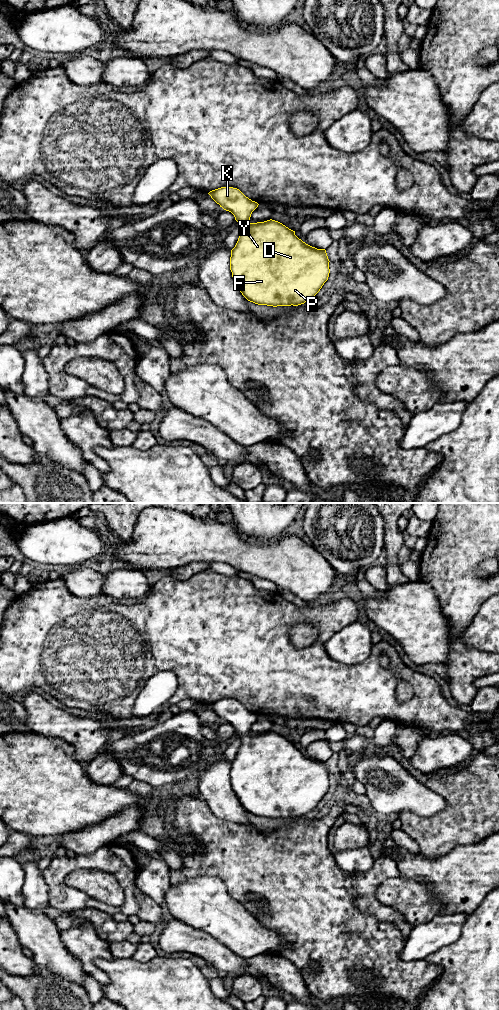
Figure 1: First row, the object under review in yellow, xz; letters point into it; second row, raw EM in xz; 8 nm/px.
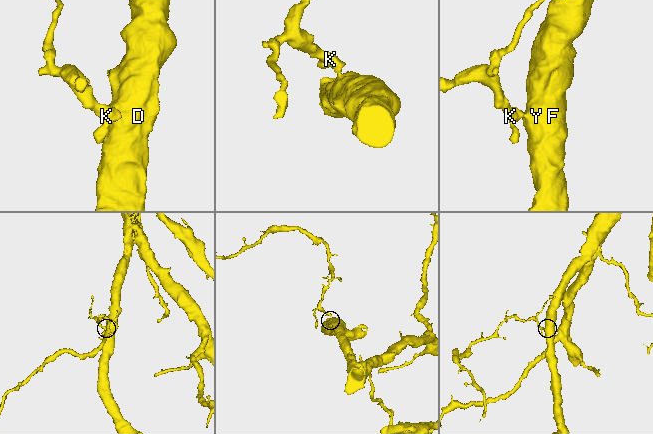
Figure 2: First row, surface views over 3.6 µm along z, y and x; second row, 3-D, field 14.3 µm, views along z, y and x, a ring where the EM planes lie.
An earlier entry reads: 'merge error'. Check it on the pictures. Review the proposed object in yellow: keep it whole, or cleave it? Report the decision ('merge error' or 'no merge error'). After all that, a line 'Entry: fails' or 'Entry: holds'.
no merge error
Entry: fails

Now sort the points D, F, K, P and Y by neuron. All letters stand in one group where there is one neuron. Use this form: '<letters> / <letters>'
D F K P Y

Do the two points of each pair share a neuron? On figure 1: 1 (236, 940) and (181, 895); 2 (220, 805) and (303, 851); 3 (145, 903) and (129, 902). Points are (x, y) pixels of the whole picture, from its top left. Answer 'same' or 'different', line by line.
1: same
2: different
3: different

